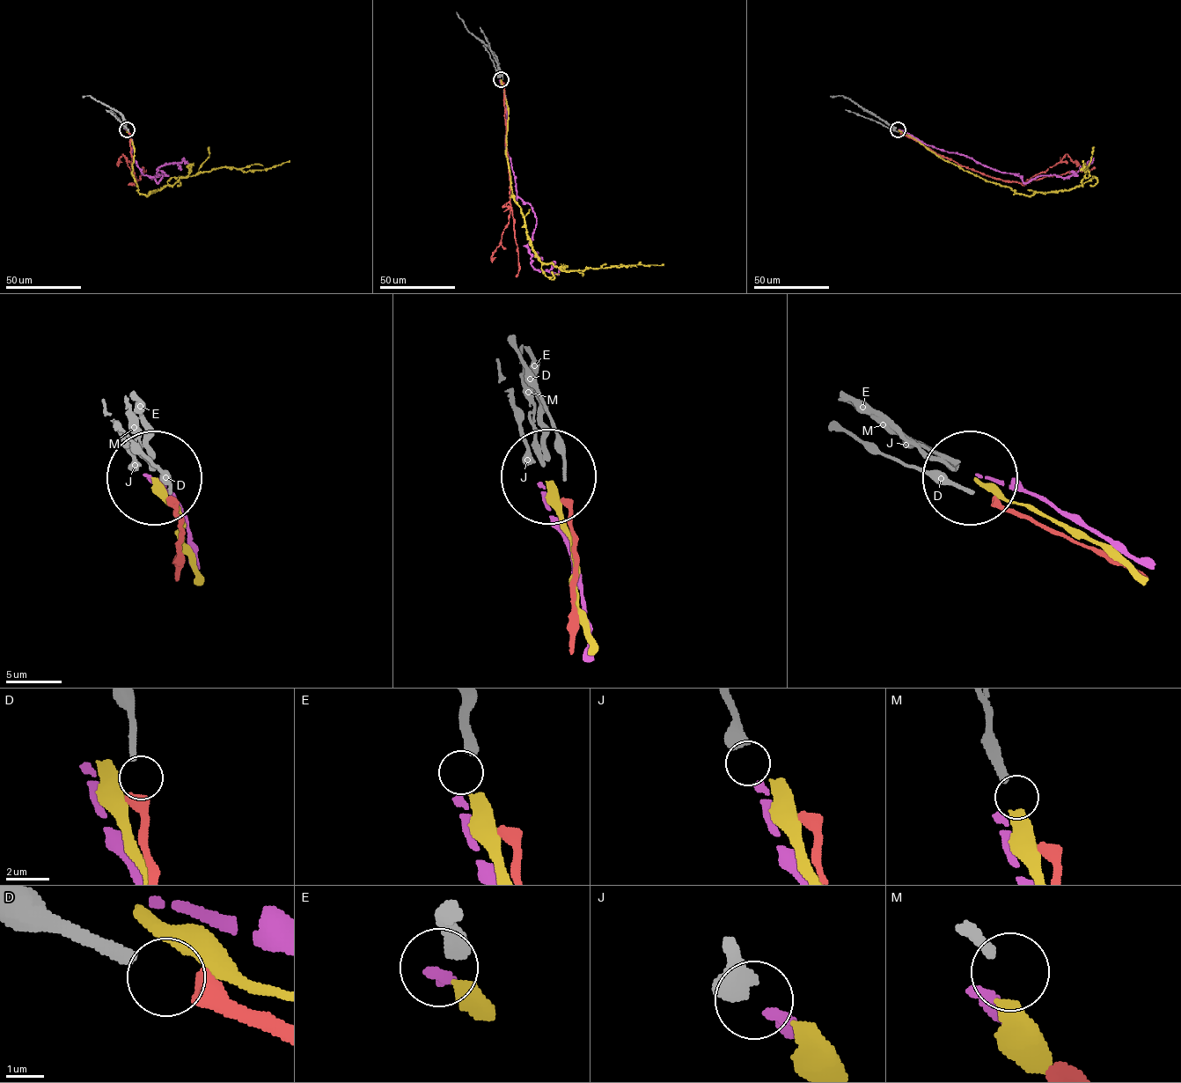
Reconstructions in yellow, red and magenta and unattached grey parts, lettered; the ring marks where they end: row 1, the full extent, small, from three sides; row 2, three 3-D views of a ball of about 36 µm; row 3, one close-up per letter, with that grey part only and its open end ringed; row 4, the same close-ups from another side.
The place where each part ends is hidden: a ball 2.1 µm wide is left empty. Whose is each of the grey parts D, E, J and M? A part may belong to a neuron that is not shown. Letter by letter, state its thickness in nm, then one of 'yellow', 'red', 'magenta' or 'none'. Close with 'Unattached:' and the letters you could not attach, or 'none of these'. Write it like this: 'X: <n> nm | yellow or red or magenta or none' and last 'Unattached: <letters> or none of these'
D: 320 nm | red
E: 400 nm | yellow
J: 600 nm | magenta
M: 340 nm | none
Unattached: M

